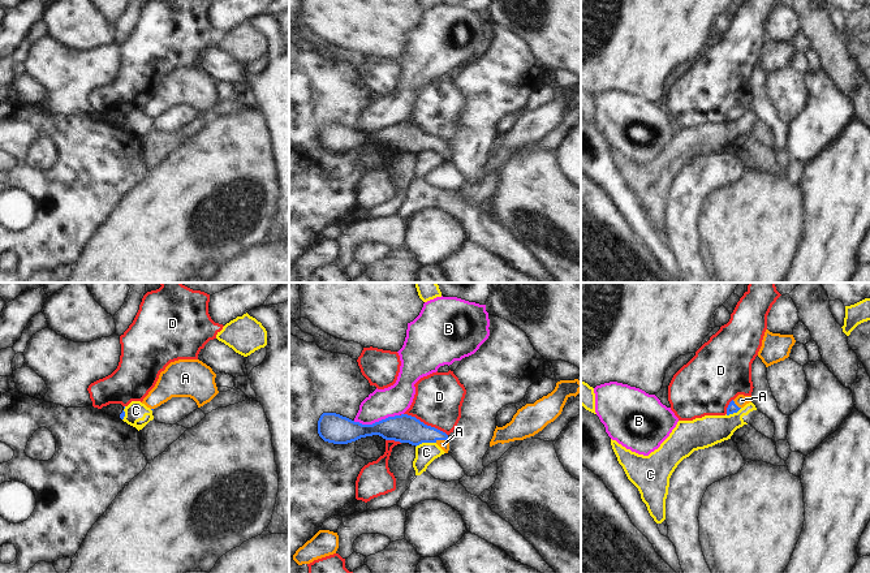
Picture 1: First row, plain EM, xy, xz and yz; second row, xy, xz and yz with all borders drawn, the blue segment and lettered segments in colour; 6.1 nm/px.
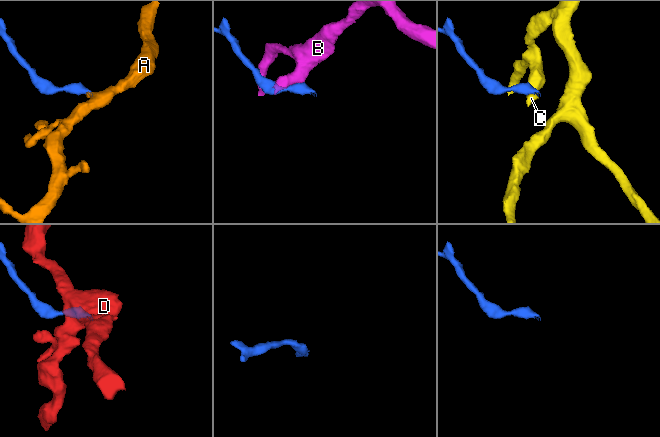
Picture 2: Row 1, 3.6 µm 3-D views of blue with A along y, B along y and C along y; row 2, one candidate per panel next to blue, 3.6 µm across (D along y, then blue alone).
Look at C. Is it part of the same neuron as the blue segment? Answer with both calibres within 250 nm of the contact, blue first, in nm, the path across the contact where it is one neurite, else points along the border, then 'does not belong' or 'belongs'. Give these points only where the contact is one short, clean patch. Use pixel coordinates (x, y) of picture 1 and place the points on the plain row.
180/130 nm | along xz (435, 150), (422, 150), (416, 155) | does not belong

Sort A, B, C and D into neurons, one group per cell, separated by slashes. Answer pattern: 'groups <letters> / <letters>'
groups A / B / C / D

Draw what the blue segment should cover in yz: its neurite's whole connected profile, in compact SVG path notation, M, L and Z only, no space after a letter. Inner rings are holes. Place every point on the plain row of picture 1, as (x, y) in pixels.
M738 103L735 108L732 108L727 116L727 124L737 121L746 112L751 111L751 104Z

